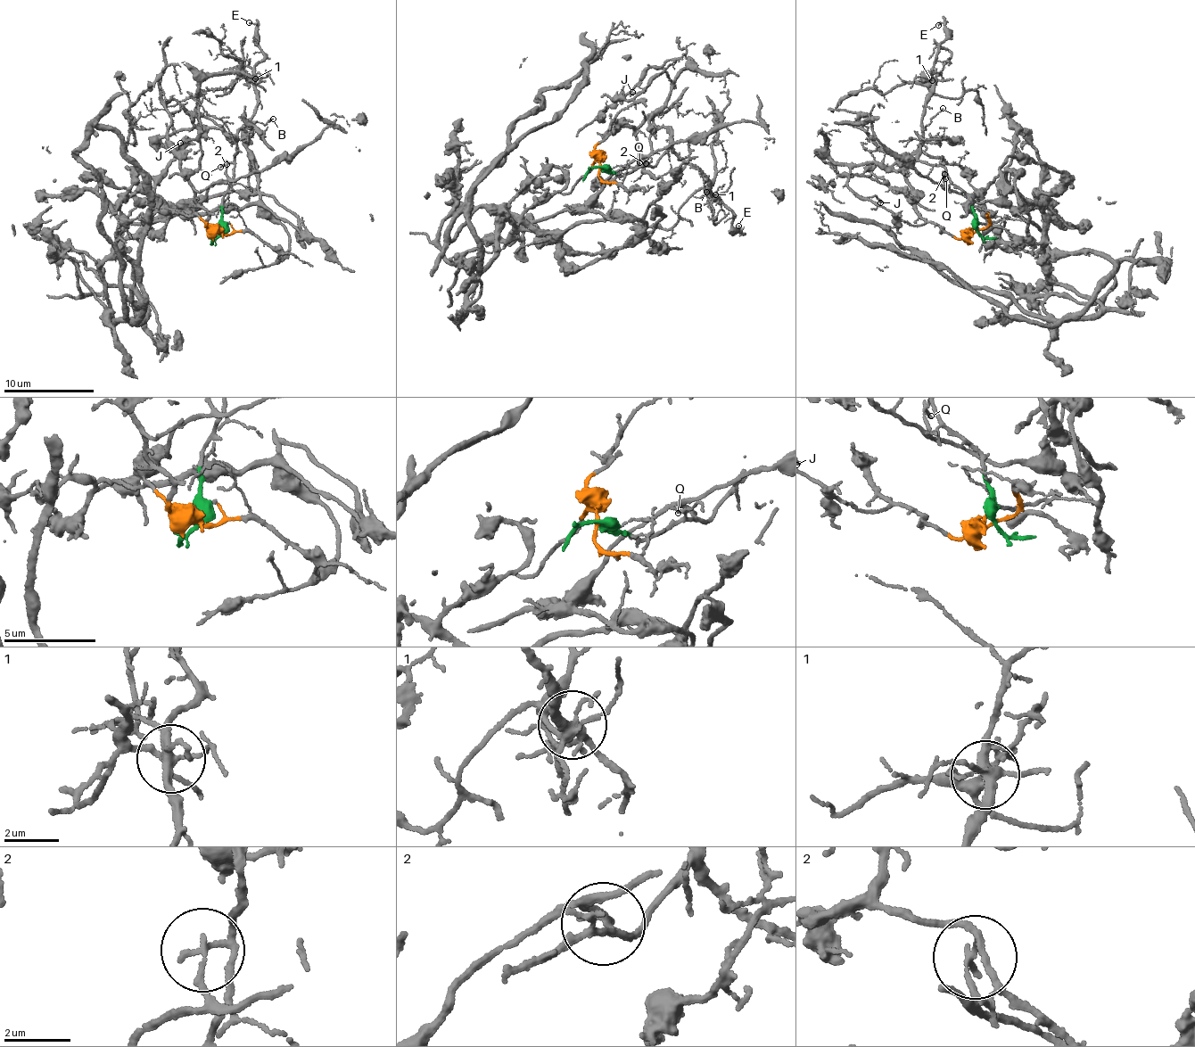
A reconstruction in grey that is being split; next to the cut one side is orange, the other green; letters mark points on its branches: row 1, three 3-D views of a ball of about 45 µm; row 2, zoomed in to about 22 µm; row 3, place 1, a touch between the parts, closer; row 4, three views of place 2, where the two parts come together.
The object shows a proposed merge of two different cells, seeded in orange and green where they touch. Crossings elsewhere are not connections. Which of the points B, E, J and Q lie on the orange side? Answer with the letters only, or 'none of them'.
none of them

